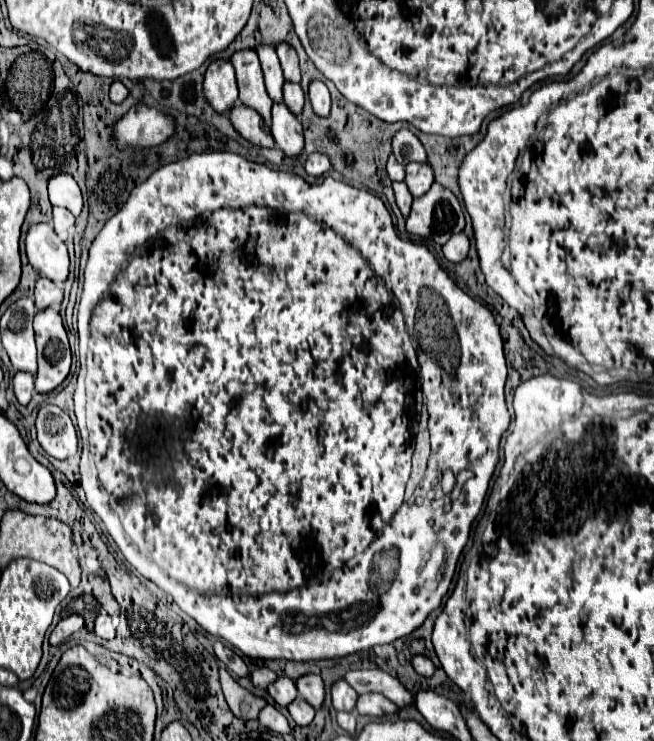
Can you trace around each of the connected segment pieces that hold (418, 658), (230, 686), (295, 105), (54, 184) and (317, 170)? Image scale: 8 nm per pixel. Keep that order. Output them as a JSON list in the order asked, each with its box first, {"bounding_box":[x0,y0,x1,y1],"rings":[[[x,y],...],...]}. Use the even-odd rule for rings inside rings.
[{"bounding_box":[412,655,434,677],"rings":[[[414,655],[412,657],[412,667],[416,669],[418,675],[424,675],[424,677],[430,677],[434,673],[432,661],[428,657],[424,657],[424,655]]]},{"bounding_box":[220,667,266,719],"rings":[[[222,667],[220,669],[220,683],[222,683],[222,691],[224,691],[224,697],[228,701],[228,707],[232,709],[232,713],[240,719],[256,719],[260,709],[266,705],[264,699],[252,695],[248,689],[240,687],[236,683],[236,679]]]},{"bounding_box":[282,81,304,115],"rings":[[[284,81],[282,93],[284,93],[284,103],[290,107],[290,111],[292,111],[294,115],[300,115],[302,105],[304,105],[304,93],[302,93],[302,87],[300,87],[298,83]]]},{"bounding_box":[48,173,84,217],"rings":[[[56,173],[54,177],[50,177],[48,195],[50,195],[52,205],[66,207],[76,217],[80,215],[84,201],[82,201],[80,187],[74,181],[74,177],[70,177],[70,173]]]},{"bounding_box":[304,151,330,177],"rings":[[[314,151],[314,153],[308,155],[304,167],[306,167],[306,173],[308,173],[308,175],[320,177],[320,175],[324,175],[324,173],[330,169],[330,159],[328,159],[324,153]]]}]

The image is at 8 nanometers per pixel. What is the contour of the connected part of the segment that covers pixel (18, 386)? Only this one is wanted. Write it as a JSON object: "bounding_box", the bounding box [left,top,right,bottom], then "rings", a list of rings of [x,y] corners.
{"bounding_box":[12,371,34,405],"rings":[[[18,371],[12,379],[12,385],[14,385],[14,393],[16,393],[16,399],[20,405],[28,405],[32,393],[34,393],[34,377],[32,373],[26,373],[26,371]]]}

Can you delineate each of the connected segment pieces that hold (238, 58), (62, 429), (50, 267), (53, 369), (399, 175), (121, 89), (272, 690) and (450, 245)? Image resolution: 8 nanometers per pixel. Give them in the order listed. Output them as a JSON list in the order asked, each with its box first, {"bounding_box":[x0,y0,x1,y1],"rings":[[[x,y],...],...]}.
[{"bounding_box":[232,49,272,121],"rings":[[[244,49],[232,55],[232,65],[236,69],[238,89],[240,89],[240,101],[252,109],[256,109],[264,121],[270,121],[270,109],[272,101],[266,93],[266,85],[262,81],[262,69],[260,61],[254,49]]]},{"bounding_box":[36,405,78,459],"rings":[[[44,405],[36,417],[38,441],[56,459],[68,459],[78,450],[78,436],[69,415],[56,405]]]},{"bounding_box":[26,223,68,283],"rings":[[[50,223],[30,225],[26,231],[26,255],[30,265],[54,283],[68,277],[68,251],[64,241],[58,239]]]},{"bounding_box":[34,307,72,393],"rings":[[[52,307],[38,311],[34,317],[34,333],[38,345],[36,391],[48,393],[56,389],[70,371],[72,355],[60,313]]]},{"bounding_box":[388,155,404,181],"rings":[[[390,155],[390,159],[388,159],[388,177],[392,181],[404,181],[404,167],[396,161],[394,155]]]},{"bounding_box":[110,81,128,103],"rings":[[[114,81],[114,83],[110,85],[110,99],[112,99],[114,103],[122,103],[122,101],[126,99],[126,95],[128,95],[128,89],[126,89],[120,81]]]},{"bounding_box":[268,677,298,707],"rings":[[[278,677],[274,683],[270,683],[268,685],[268,693],[282,707],[286,707],[288,703],[292,703],[296,699],[296,695],[298,695],[294,681],[288,679],[288,677]]]},{"bounding_box":[442,233,470,263],"rings":[[[458,233],[458,235],[450,237],[450,241],[442,247],[444,257],[452,263],[460,263],[462,259],[466,259],[468,249],[470,249],[470,239],[466,237],[466,233]]]}]

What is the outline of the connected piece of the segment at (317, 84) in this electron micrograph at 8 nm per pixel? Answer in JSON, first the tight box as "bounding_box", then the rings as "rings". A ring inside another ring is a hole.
{"bounding_box":[308,81,330,117],"rings":[[[312,81],[310,83],[308,97],[310,97],[310,103],[312,103],[314,111],[320,117],[326,117],[330,113],[330,91],[322,81]]]}

